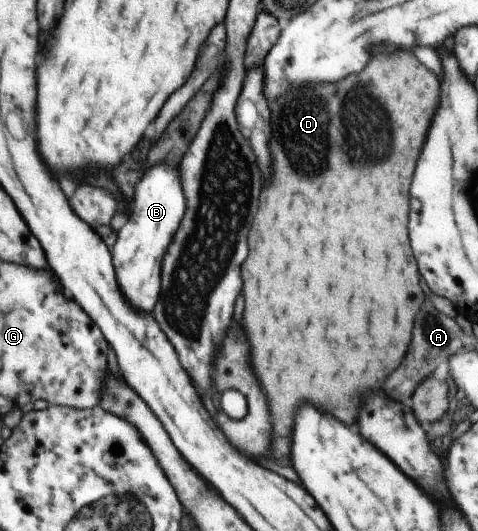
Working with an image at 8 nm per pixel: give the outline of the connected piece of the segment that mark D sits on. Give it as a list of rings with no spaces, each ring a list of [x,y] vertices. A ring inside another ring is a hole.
[[[394,51],[394,53],[378,53],[370,59],[370,63],[356,75],[348,75],[344,77],[344,81],[338,81],[338,83],[328,83],[328,85],[304,85],[304,87],[290,87],[286,91],[286,95],[277,97],[276,101],[272,104],[272,119],[270,123],[274,125],[274,129],[271,128],[271,133],[274,133],[274,185],[272,185],[272,177],[268,179],[268,183],[264,185],[262,189],[262,195],[260,195],[260,211],[256,213],[256,219],[252,223],[252,229],[250,229],[250,235],[248,235],[248,245],[250,245],[250,253],[248,253],[248,259],[244,261],[242,265],[242,279],[244,279],[244,297],[246,297],[246,309],[244,309],[244,329],[248,329],[248,339],[252,341],[252,365],[256,365],[256,375],[260,375],[260,383],[264,387],[264,391],[268,393],[268,403],[270,403],[270,409],[272,409],[272,423],[274,423],[274,457],[286,457],[290,453],[290,441],[292,441],[292,421],[294,421],[294,409],[298,403],[302,401],[308,401],[312,405],[320,405],[320,409],[332,413],[334,417],[338,417],[340,421],[344,421],[346,425],[354,423],[356,419],[356,397],[360,397],[360,393],[364,393],[366,389],[380,389],[380,385],[386,381],[386,377],[396,369],[396,365],[400,365],[406,349],[408,349],[408,343],[412,339],[412,325],[414,325],[414,317],[416,313],[420,311],[420,305],[425,300],[424,291],[420,289],[420,275],[416,273],[416,259],[412,255],[412,249],[410,249],[410,239],[408,239],[408,209],[410,209],[410,183],[412,183],[412,175],[414,173],[404,173],[406,167],[412,167],[416,165],[416,159],[420,155],[420,149],[424,145],[424,139],[426,139],[426,133],[428,133],[428,127],[430,127],[430,119],[436,111],[436,105],[438,105],[438,93],[440,93],[440,87],[438,87],[438,79],[436,75],[426,67],[422,65],[416,55],[412,51]],[[394,125],[400,125],[396,129],[404,129],[406,137],[408,137],[408,149],[406,149],[406,161],[404,161],[404,169],[402,169],[402,161],[398,161],[396,165],[392,165],[390,161],[390,169],[386,169],[386,133],[388,133],[388,127],[390,127],[390,133],[396,131]]]

